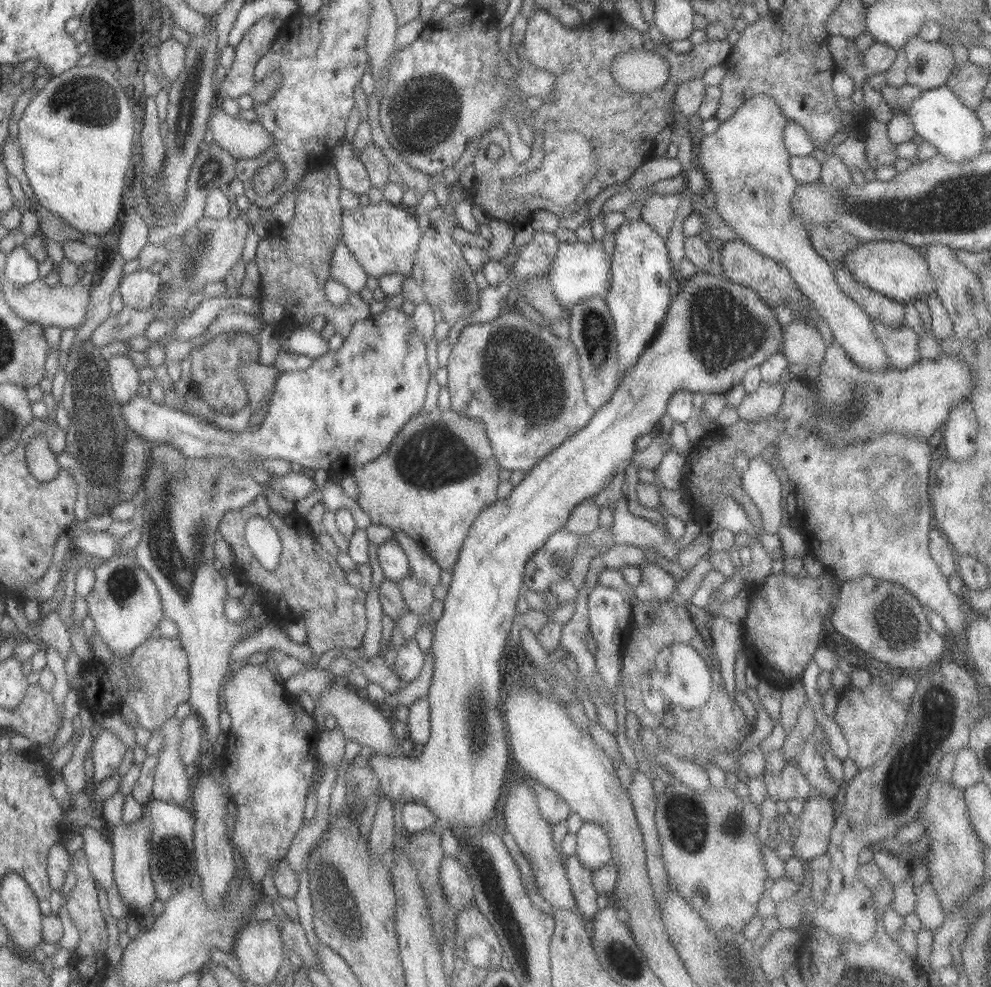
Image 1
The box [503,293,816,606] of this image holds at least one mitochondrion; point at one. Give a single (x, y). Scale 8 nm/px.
(595, 333)

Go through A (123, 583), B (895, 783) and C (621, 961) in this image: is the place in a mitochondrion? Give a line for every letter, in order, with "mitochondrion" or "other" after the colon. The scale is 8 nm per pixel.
A: mitochondrion
B: mitochondrion
C: mitochondrion

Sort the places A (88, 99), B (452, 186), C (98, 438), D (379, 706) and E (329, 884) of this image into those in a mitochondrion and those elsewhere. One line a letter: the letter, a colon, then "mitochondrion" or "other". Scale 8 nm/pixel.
A: mitochondrion
B: other
C: mitochondrion
D: other
E: mitochondrion

